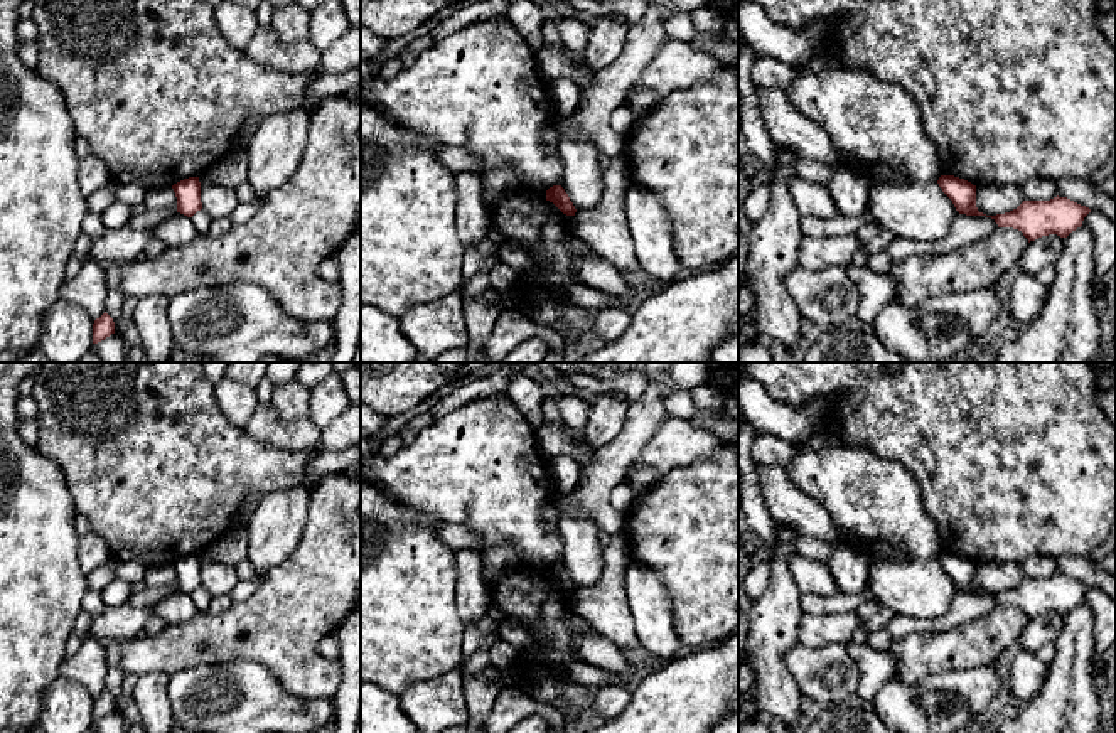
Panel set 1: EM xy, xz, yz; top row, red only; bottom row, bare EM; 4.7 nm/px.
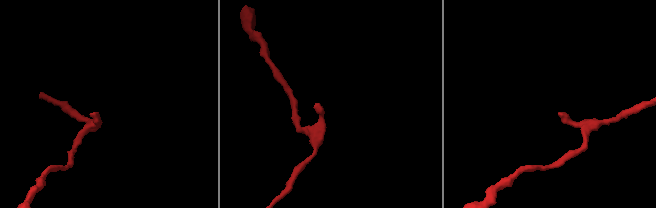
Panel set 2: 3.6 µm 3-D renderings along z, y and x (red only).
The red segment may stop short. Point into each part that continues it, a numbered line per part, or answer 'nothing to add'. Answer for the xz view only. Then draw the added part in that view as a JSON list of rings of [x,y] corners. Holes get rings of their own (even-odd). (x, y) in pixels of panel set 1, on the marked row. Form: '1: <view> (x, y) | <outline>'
nothing to add

